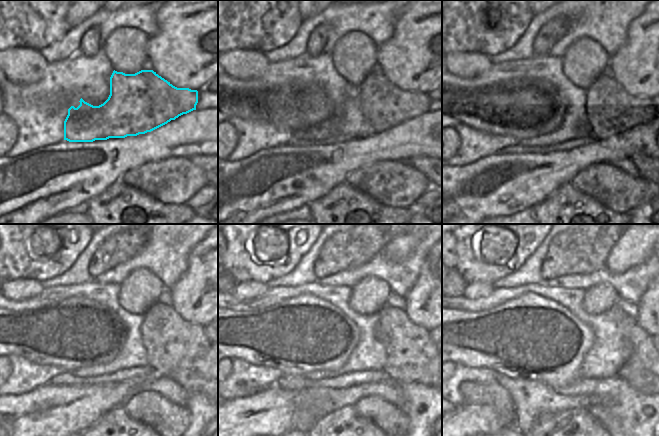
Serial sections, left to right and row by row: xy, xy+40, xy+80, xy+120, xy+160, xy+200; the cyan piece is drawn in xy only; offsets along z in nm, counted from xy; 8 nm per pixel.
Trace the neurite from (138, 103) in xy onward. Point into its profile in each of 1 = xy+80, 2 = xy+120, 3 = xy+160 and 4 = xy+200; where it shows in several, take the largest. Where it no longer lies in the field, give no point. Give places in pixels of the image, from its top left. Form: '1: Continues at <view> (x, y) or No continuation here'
1: Continues at xy+80 (610, 110)
2: Continues at xy+120 (168, 338)
3: Continues at xy+160 (405, 342)
4: Continues at xy+200 (643, 351)

